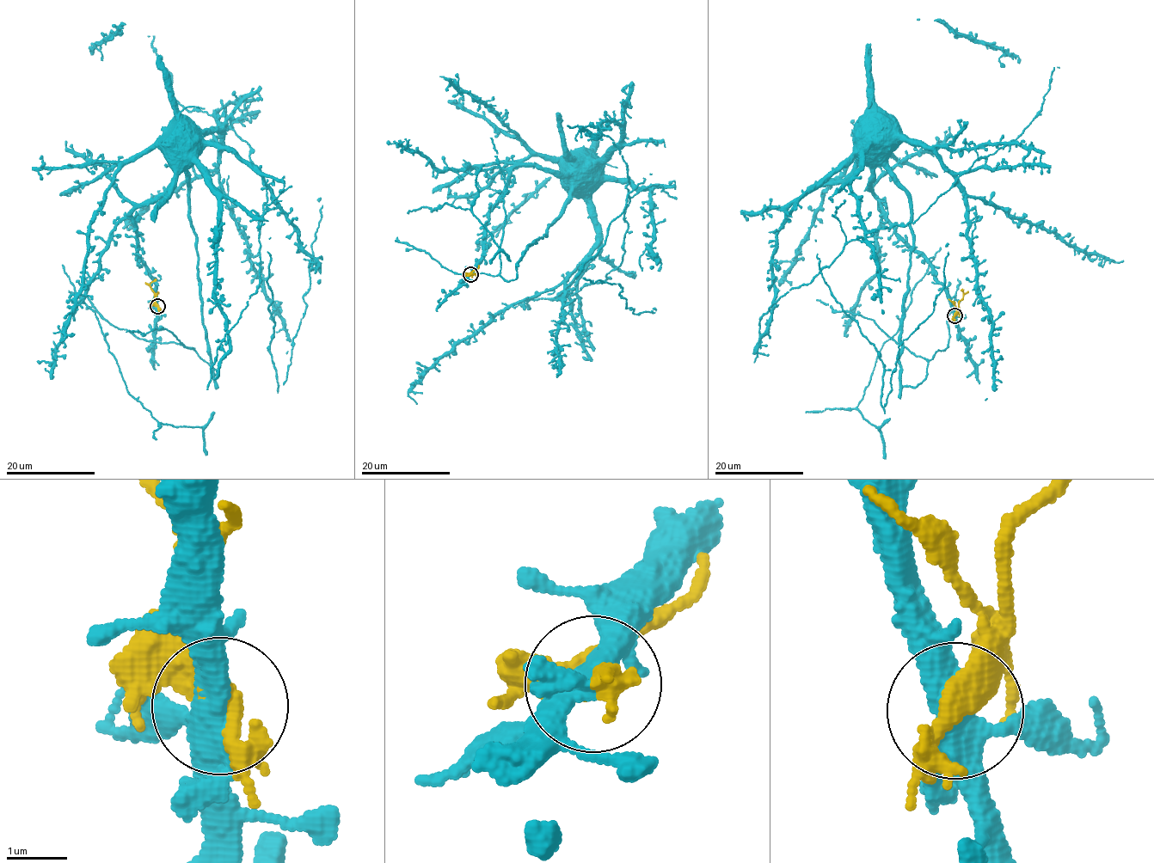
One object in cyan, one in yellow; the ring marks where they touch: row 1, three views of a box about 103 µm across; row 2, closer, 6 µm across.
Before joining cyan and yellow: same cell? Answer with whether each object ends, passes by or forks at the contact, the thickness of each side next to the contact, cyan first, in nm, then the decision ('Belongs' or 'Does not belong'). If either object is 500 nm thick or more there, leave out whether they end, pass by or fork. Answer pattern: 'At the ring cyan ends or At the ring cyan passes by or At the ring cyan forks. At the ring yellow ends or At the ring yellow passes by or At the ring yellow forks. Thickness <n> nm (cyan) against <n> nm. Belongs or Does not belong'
At the ring cyan forks. At the ring yellow forks. Thickness 360 nm (cyan) against 320 nm. Does not belong

